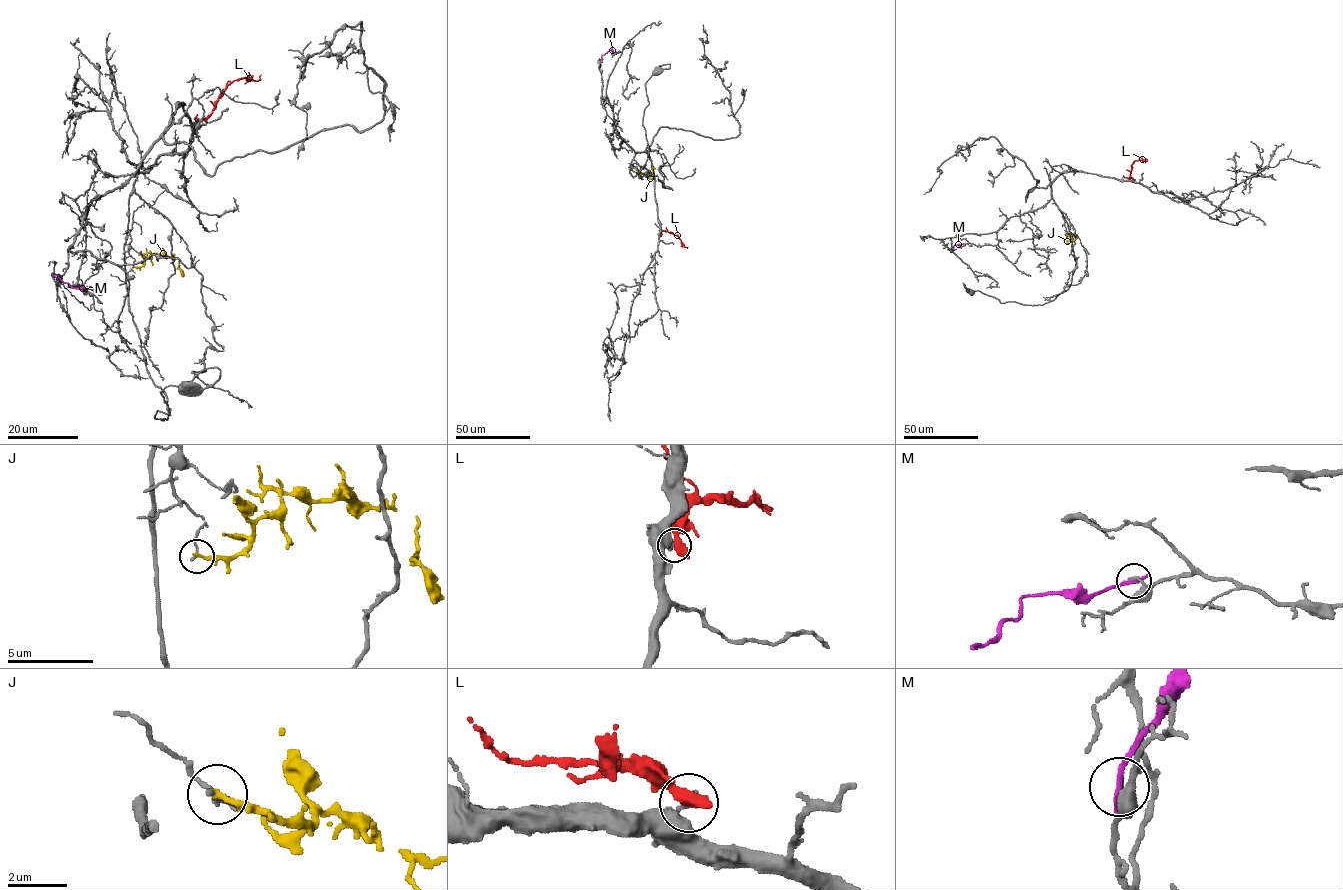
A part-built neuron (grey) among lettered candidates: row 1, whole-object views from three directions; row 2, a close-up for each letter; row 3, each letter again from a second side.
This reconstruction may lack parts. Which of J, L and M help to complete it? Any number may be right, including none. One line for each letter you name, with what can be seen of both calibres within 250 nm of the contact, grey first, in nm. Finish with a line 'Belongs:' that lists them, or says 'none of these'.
Belongs: none of these

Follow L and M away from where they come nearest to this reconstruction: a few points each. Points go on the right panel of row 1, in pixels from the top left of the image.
L: (1134, 180), (1130, 178), (1131, 165), (1146, 159)
M: (963, 244), (954, 245), (950, 250)

